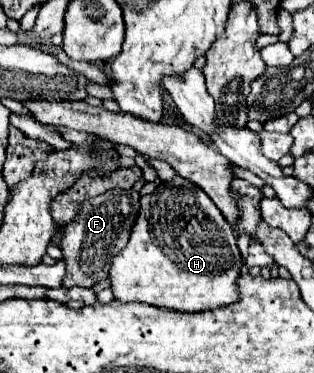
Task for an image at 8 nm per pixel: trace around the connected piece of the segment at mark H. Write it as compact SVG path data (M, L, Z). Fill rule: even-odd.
M176 176L172 182L162 182L152 194L140 198L140 212L132 226L132 234L126 248L112 258L108 280L114 298L120 302L144 302L174 312L204 312L238 300L236 278L240 274L240 262L242 256L232 226L220 214L216 204L202 188Z

